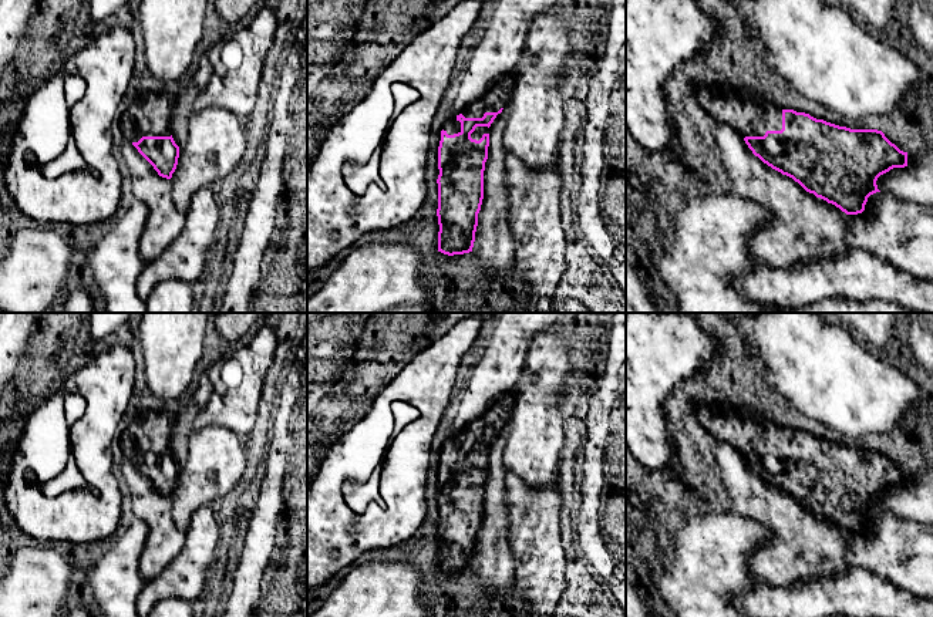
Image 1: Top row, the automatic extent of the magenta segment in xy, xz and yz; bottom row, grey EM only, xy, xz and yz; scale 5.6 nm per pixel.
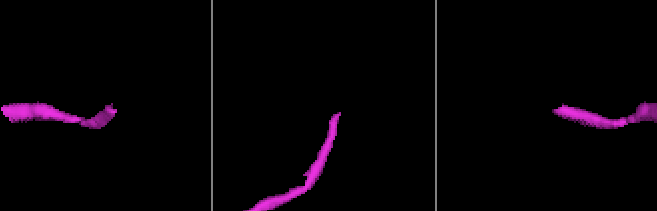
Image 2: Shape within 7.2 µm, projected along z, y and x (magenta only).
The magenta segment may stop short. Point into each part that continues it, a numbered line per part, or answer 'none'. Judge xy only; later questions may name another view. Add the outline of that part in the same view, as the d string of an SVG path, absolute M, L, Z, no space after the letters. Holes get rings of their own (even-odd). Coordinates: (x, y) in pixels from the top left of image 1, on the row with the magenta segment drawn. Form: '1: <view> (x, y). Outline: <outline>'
1: xy (150, 115). Outline: M144 92L121 114L121 129L128 144L142 136L171 136L175 94Z

